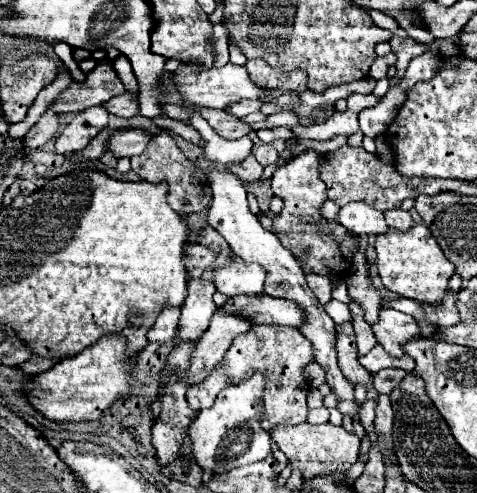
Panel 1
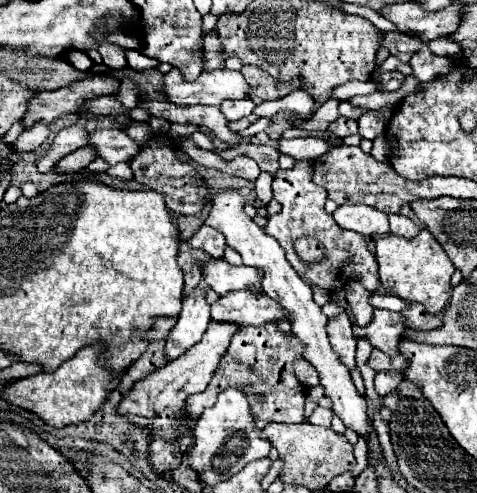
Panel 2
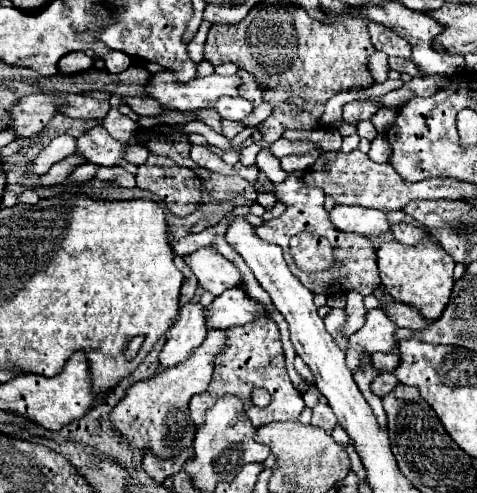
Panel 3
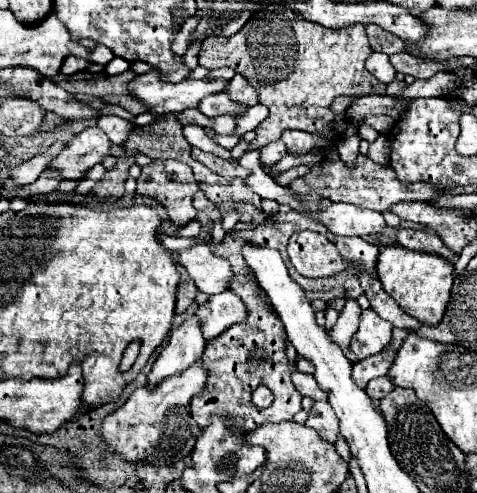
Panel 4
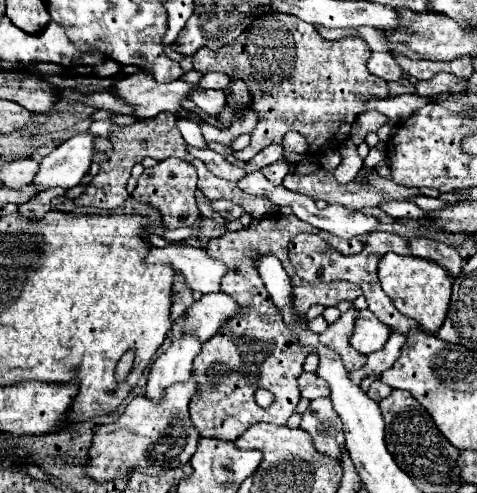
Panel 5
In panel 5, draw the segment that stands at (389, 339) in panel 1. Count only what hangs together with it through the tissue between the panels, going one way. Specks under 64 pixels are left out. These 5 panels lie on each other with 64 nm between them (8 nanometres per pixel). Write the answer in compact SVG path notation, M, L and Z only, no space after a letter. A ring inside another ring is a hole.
M368 308L358 310L356 324L354 324L354 330L350 336L350 344L358 352L370 354L370 352L380 350L386 344L388 336L390 336L390 330L382 322L378 322L378 318Z

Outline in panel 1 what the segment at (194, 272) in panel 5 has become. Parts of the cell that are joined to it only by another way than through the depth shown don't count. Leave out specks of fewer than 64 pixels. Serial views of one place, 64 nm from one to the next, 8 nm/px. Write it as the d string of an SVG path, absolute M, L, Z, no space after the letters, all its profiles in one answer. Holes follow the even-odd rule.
M232 262L214 268L212 282L216 290L226 296L236 294L260 294L266 280L266 270L260 264L246 264L246 262Z

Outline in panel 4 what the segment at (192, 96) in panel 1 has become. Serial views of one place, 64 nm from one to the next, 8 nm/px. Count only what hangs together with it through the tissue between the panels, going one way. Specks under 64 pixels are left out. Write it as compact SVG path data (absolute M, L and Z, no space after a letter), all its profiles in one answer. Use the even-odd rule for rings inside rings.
M150 70L146 74L136 76L130 84L130 96L140 100L146 106L146 112L150 114L178 114L186 108L196 108L198 102L216 92L224 92L228 82L224 80L182 80L178 84L162 82L160 74L156 70Z

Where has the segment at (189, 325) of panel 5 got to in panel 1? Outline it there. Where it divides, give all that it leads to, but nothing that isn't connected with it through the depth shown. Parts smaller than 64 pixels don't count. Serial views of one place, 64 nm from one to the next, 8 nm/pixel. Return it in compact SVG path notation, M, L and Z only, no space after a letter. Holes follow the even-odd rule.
M260 292L260 296L232 296L218 310L240 312L246 320L252 320L252 324L300 326L304 322L304 314L294 302L272 298L264 292Z

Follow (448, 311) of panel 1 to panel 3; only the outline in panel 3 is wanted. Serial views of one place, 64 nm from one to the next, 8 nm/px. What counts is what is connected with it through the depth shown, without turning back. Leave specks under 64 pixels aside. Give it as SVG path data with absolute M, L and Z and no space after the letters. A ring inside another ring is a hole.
M392 302L390 306L384 306L382 310L384 310L386 316L390 316L390 318L396 322L396 326L400 326L400 328L422 330L422 328L430 326L430 322L428 322L426 318L422 318L418 310L408 308L408 306L402 304L402 302Z

